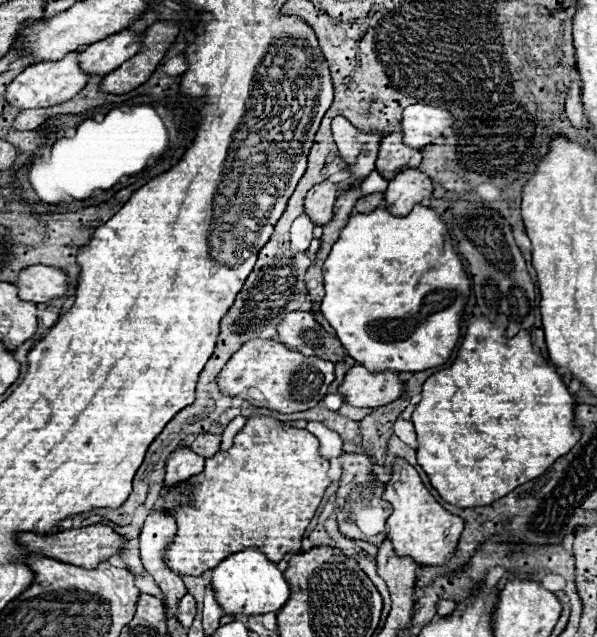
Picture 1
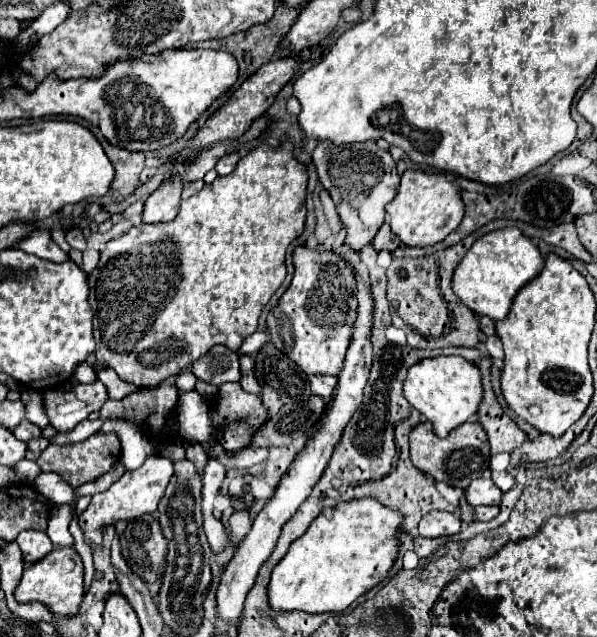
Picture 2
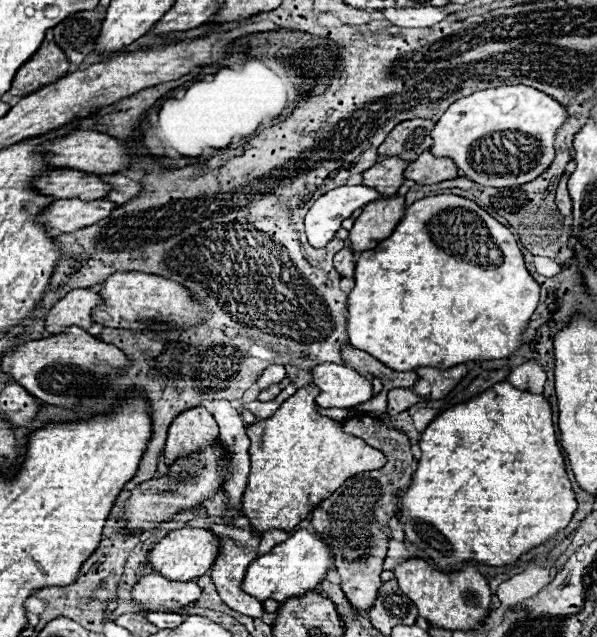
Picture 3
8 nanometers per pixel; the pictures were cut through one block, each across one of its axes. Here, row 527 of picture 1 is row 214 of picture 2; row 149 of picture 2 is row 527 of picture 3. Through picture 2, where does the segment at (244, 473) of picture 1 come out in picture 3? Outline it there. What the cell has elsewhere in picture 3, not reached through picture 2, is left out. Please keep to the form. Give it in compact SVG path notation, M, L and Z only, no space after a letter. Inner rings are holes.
M304 386L300 388L294 396L290 396L270 418L258 420L256 424L248 426L248 436L252 440L250 446L250 476L248 476L248 486L244 492L244 506L242 514L250 518L250 524L258 532L266 532L272 528L280 530L292 530L300 520L308 516L308 508L316 506L320 500L326 500L336 488L344 484L350 476L358 472L366 472L370 468L382 468L386 464L386 456L368 446L364 440L356 436L348 436L342 432L342 424L334 422L328 416L318 414L316 406L316 396L318 388L314 386Z

